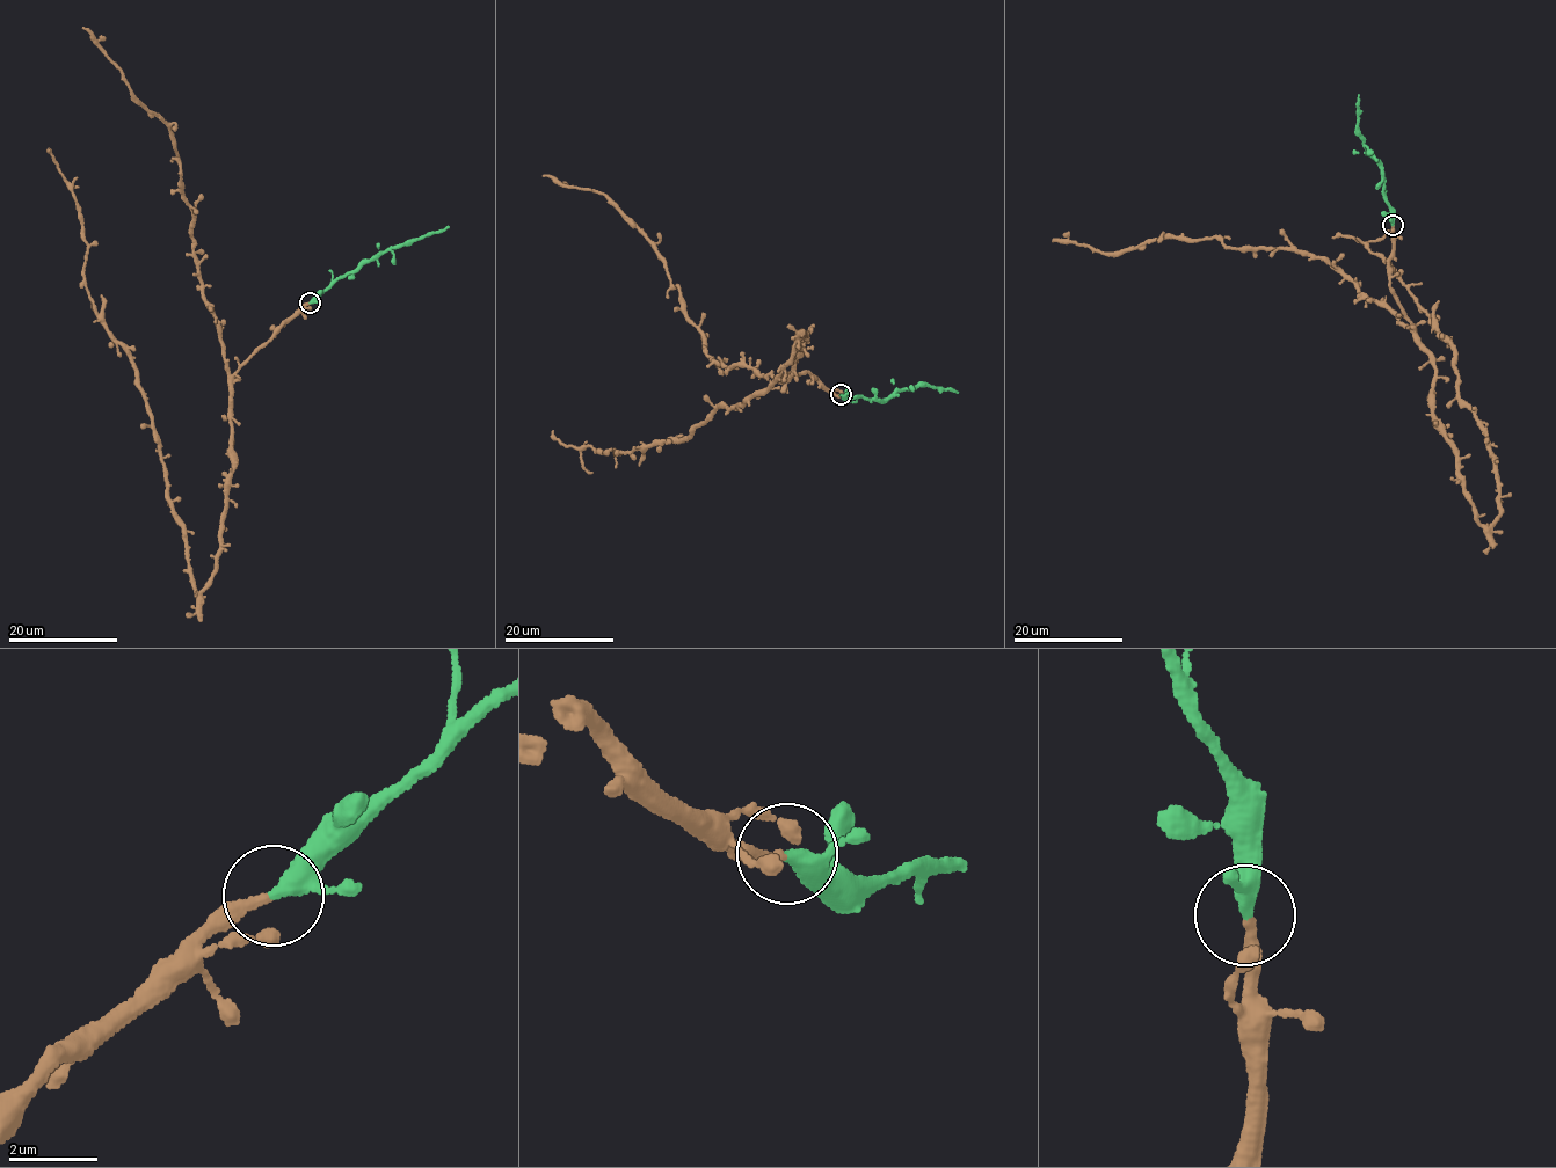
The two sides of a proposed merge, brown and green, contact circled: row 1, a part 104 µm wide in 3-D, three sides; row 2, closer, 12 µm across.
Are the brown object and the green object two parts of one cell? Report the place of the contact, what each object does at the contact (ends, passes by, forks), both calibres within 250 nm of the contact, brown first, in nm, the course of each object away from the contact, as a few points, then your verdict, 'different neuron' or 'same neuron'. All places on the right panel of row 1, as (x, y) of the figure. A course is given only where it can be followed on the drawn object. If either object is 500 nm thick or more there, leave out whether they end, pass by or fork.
place (1393, 225); brown ends; green passes by; calibres 240 and 300 nm; course brown (1391, 225), (1389, 284), (1488, 527), (1496, 457), (1459, 399), (1452, 342), (1395, 267), (1331, 236); course green (1391, 225), (1394, 213), (1382, 194), (1384, 176), (1357, 125), (1359, 95); same neuron

